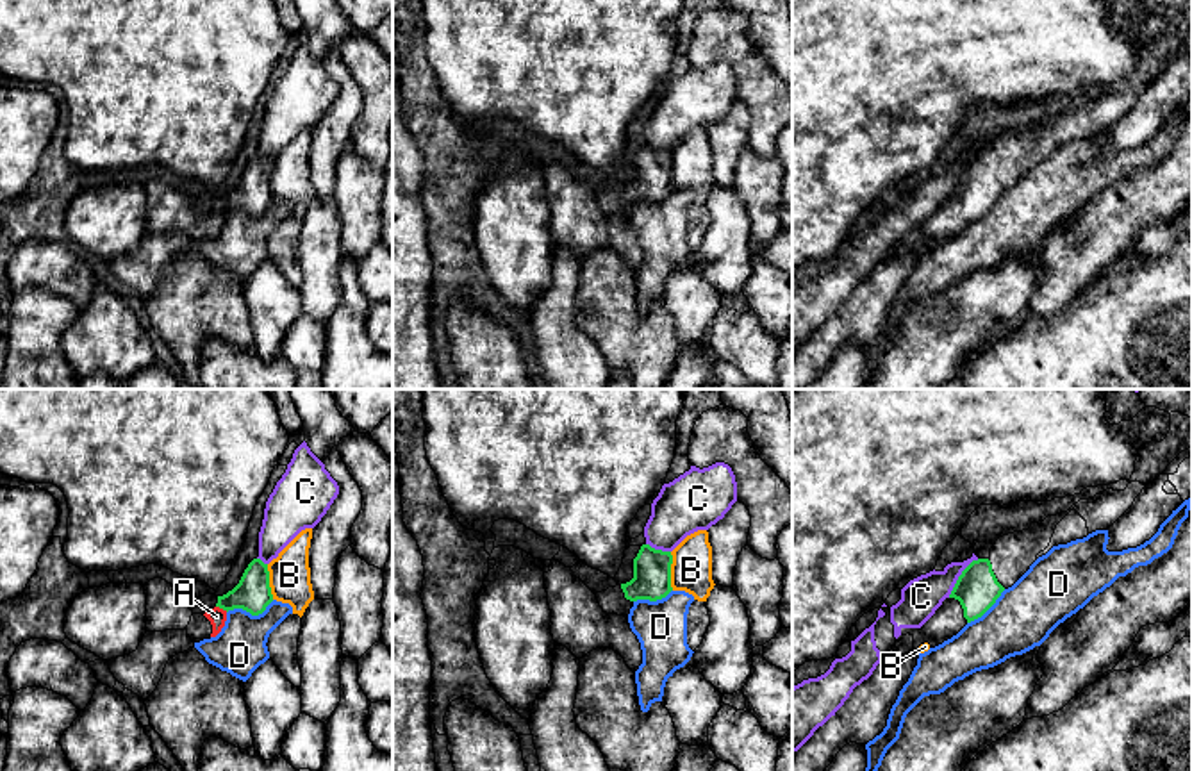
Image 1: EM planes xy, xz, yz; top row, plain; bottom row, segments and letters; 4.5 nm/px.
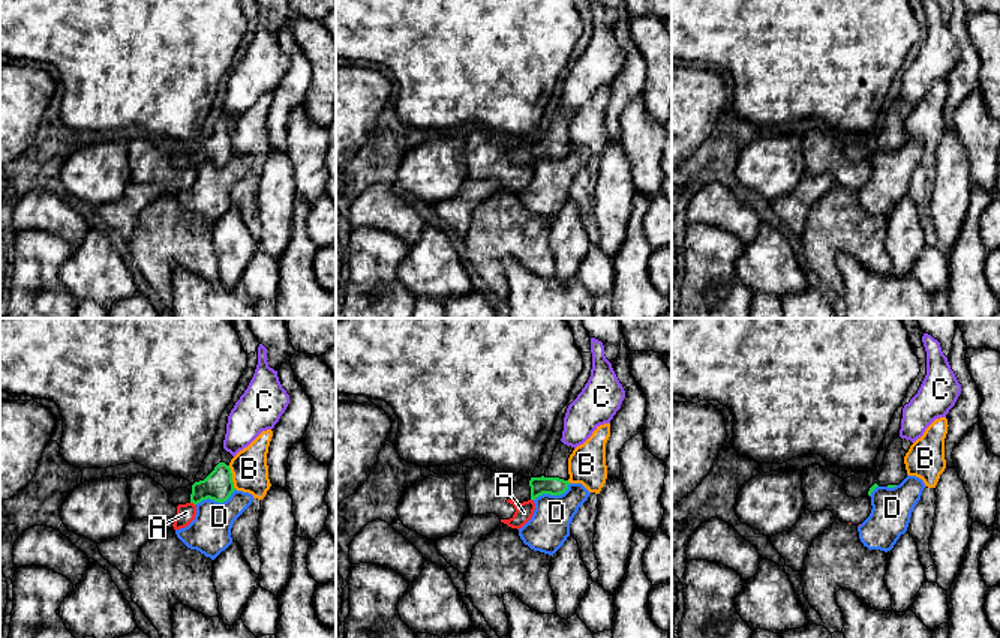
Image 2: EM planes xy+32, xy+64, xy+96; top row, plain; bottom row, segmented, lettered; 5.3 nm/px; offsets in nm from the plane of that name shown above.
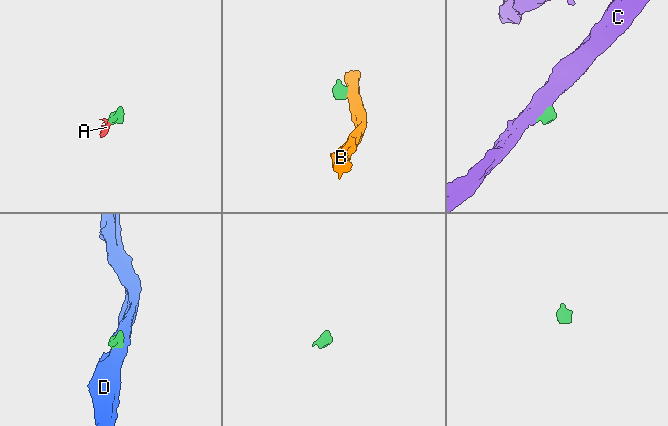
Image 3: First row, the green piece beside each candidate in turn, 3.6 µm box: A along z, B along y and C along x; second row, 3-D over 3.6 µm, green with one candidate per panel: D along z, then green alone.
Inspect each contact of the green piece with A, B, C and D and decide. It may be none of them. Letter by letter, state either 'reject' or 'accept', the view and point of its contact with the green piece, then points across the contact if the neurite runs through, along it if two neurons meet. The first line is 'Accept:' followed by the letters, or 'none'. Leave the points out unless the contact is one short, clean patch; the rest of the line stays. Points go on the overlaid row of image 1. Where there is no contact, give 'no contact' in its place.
Accept: none
A: reject; contact xy (222, 607); border xy (216, 605), (227, 611)
B: reject; contact xz (670, 572); border xz (670, 552), (673, 589)
C: reject; contact yz (959, 577); border yz (978, 559), (962, 572), (948, 596)
D: reject; contact xy (250, 613); border xy (273, 600), (257, 614), (241, 609), (227, 613)

